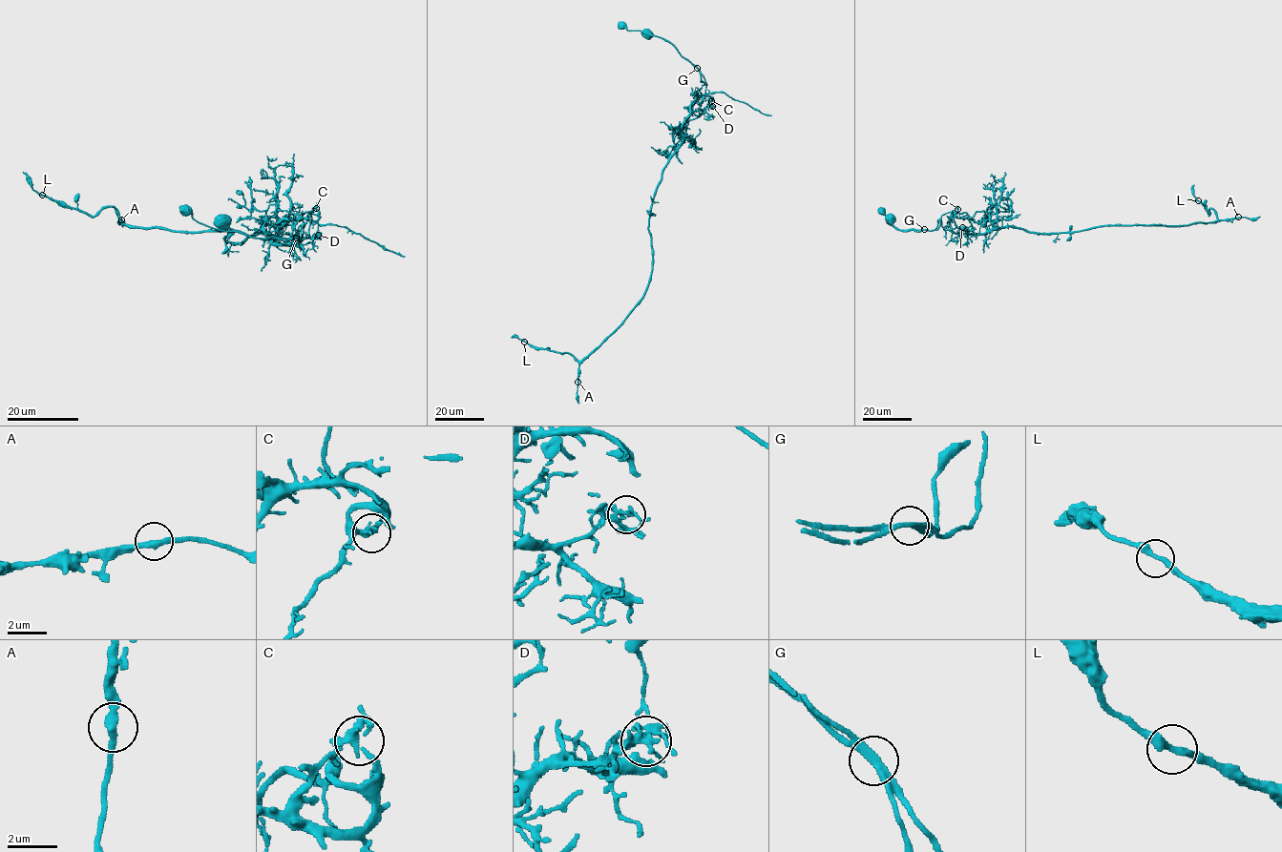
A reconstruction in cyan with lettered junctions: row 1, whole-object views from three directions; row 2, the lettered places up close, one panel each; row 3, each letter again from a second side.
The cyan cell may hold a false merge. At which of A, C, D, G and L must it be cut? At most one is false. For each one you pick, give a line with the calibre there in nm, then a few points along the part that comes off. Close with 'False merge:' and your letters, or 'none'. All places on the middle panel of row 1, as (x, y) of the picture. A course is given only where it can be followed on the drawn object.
G: 280 nm | (697, 68), (706, 84), (706, 94), (695, 103), (674, 145), (664, 152), (665, 157)
False merge: G

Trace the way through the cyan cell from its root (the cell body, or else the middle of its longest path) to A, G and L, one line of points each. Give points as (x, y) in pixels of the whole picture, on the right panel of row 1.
A: (891, 218), (901, 230), (934, 230), (940, 219), (956, 234), (982, 234), (1006, 226), (1062, 233), (1238, 217)
G: (891, 218), (898, 229), (924, 229)
L: (891, 218), (901, 230), (934, 230), (940, 219), (956, 234), (1213, 222), (1216, 213), (1198, 200)

